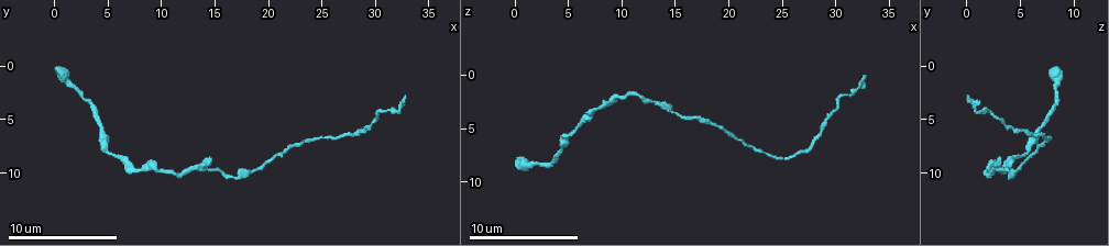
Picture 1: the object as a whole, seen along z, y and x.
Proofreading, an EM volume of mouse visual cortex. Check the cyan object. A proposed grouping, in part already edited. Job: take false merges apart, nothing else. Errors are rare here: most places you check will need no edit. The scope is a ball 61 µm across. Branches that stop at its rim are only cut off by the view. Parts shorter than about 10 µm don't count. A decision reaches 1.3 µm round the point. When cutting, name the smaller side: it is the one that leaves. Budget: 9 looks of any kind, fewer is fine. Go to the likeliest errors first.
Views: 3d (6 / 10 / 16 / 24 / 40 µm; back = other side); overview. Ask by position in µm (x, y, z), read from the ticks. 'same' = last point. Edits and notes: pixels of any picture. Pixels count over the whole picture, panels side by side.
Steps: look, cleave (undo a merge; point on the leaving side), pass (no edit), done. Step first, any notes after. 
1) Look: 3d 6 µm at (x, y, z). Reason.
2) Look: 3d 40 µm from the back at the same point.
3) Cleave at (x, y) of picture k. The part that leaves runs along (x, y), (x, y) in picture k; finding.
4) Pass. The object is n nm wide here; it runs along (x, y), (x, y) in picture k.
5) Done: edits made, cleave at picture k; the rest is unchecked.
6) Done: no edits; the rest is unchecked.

Look: 3d 10 µm at (16.2, 10.4, 3.8).

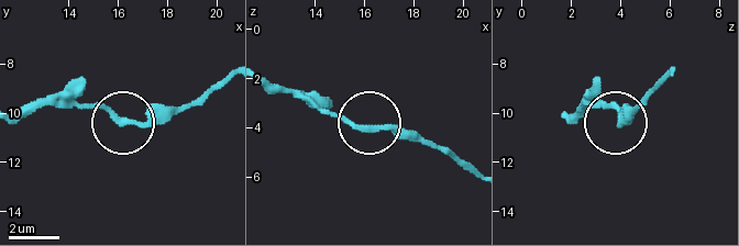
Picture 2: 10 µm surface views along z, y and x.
Pass. The side arm is 25 µm long; it runs along (120, 122), (63, 92) in picture 2; all the same neuron.

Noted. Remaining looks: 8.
Look: 3d 6 µm at (8.0, 9.8, 3.0). Narrows sharply.

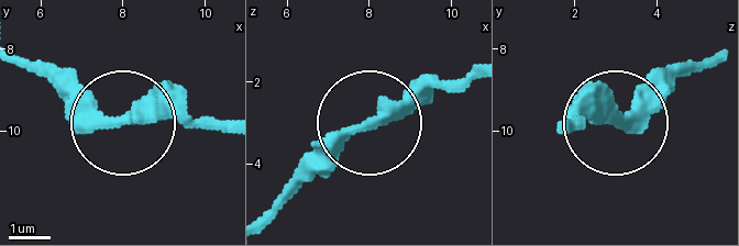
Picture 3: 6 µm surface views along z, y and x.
Look: 3d 6 µm from the back at (7.80, 9.70, 3.10).

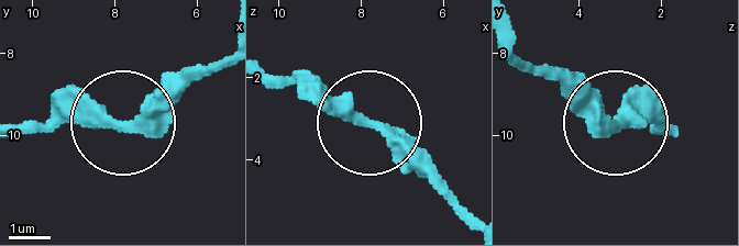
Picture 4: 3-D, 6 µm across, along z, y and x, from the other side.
Pass. It runs along (264, 73), (316, 82), (428, 181) in picture 4; all the same neuron.

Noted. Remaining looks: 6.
Look: 3d 10 µm at (26.2, 7.0, 7.4). Calibre changes.

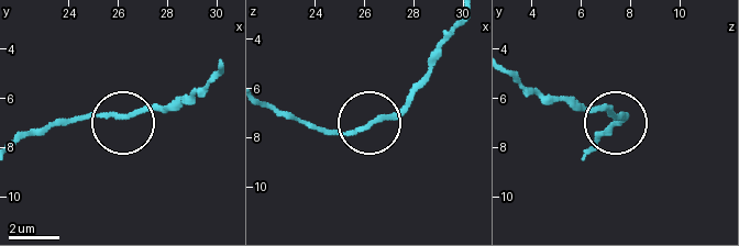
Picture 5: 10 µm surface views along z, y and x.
Pass. All the same neuron.

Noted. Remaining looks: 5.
Look: 3d 6 µm at (5.0, 7.6, 5.8). Calibre changes.

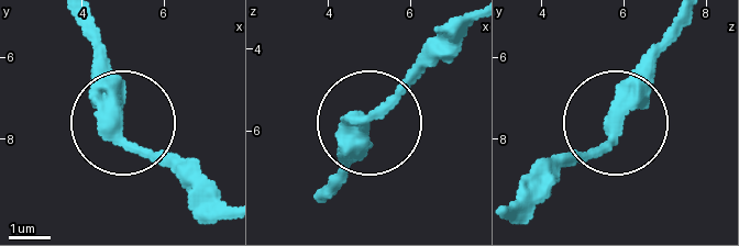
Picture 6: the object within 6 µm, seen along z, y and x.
Look: 3d 6 µm from the back at (4.85, 7.70, 5.75). From behind.

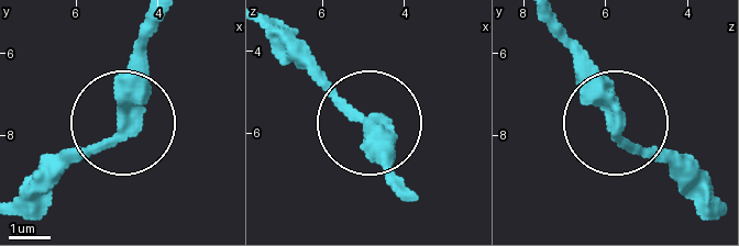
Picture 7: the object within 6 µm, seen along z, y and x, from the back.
Pass. It runs along (22, 200), (124, 123), (142, 22) in picture 7; one neuron here.

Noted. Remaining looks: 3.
Done: no edits; the rest is unchecked.

